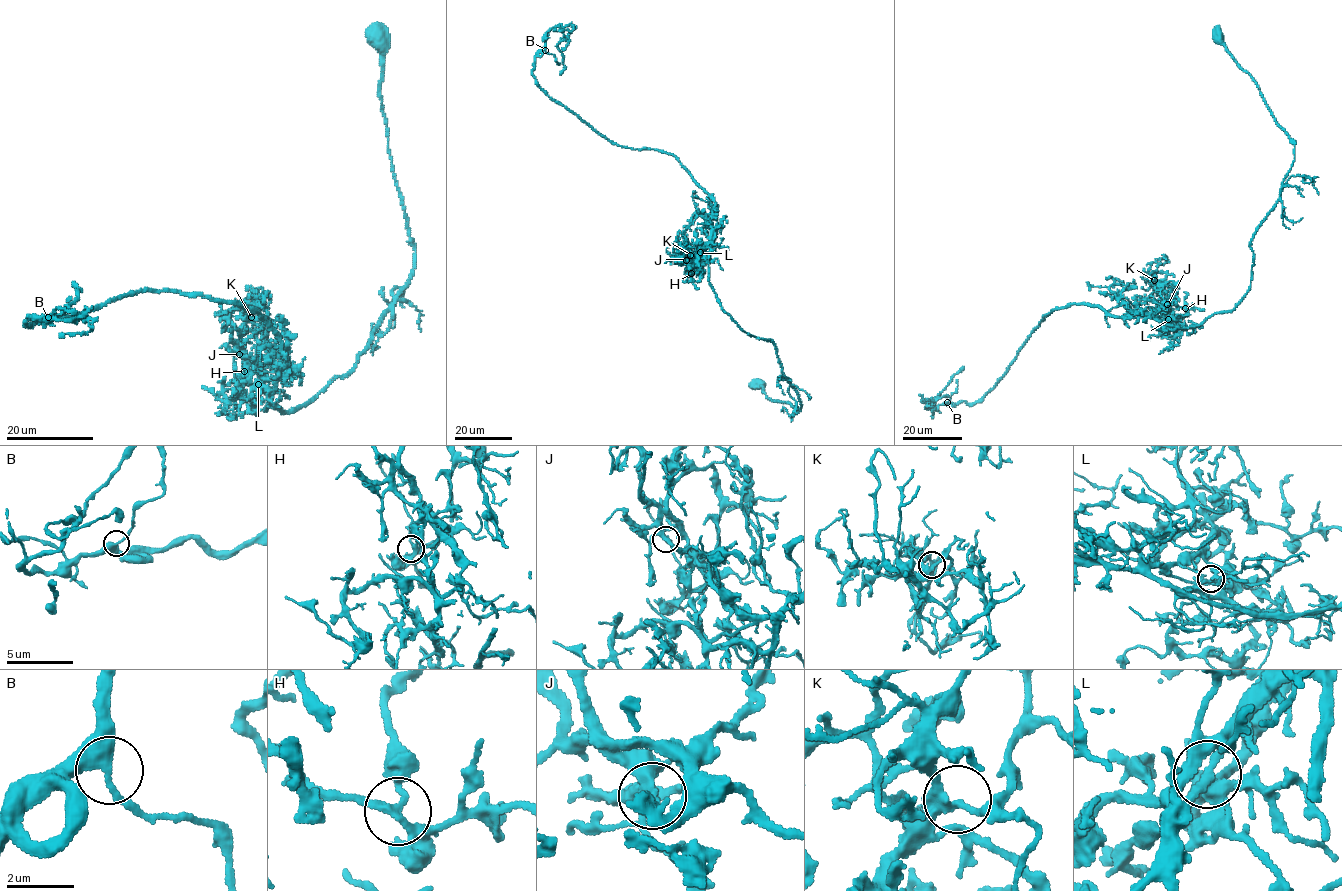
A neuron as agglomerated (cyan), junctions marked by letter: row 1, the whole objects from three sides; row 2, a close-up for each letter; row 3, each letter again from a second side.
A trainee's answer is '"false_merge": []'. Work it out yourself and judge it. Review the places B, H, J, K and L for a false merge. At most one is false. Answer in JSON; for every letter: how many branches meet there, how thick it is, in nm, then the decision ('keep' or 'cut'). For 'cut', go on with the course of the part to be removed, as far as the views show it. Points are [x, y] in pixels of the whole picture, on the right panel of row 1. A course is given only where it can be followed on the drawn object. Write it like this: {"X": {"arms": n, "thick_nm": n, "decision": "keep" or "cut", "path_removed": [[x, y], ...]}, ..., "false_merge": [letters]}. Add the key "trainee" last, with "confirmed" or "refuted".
{"B": {"arms": 3, "thick_nm": 320, "decision": "keep"}, "H": {"arms": 3, "thick_nm": 200, "decision": "keep"}, "J": {"arms": 3, "thick_nm": 240, "decision": "keep"}, "K": {"arms": 3, "thick_nm": 240, "decision": "keep"}, "L": {"arms": 3, "thick_nm": 200, "decision": "keep"}, "false_merge": [], "trainee": "confirmed"}

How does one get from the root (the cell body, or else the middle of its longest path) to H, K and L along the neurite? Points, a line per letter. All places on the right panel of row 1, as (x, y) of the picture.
H: (1217, 34), (1294, 160), (1251, 241), (1249, 289), (1196, 325), (1162, 323), (1174, 303), (1185, 308)
K: (1217, 34), (1294, 160), (1251, 241), (1251, 285), (1235, 307), (1162, 323), (1154, 280)
L: (1217, 34), (1294, 145), (1294, 160), (1251, 241), (1244, 296), (1196, 325), (1162, 323), (1168, 319)

